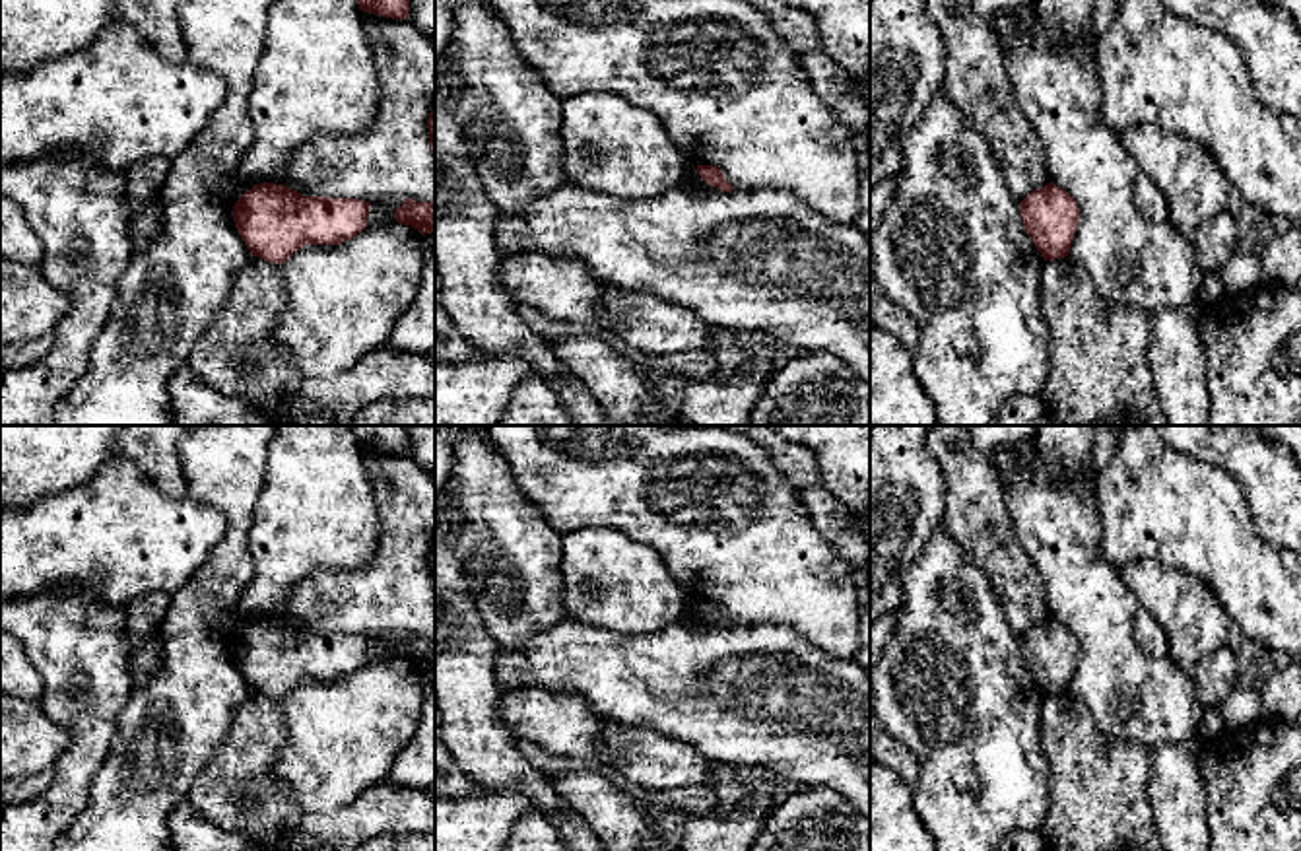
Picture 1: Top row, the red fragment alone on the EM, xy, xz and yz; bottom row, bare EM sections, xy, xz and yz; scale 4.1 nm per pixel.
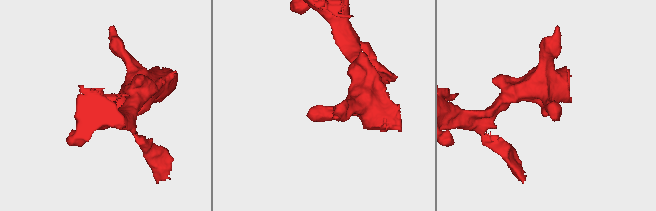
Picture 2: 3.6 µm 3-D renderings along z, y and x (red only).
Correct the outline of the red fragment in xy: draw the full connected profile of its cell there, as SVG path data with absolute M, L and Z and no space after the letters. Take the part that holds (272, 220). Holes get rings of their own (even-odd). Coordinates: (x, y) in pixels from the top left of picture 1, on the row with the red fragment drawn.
M260 183L233 206L235 227L252 256L284 264L305 245L340 245L367 227L371 202L303 196Z

